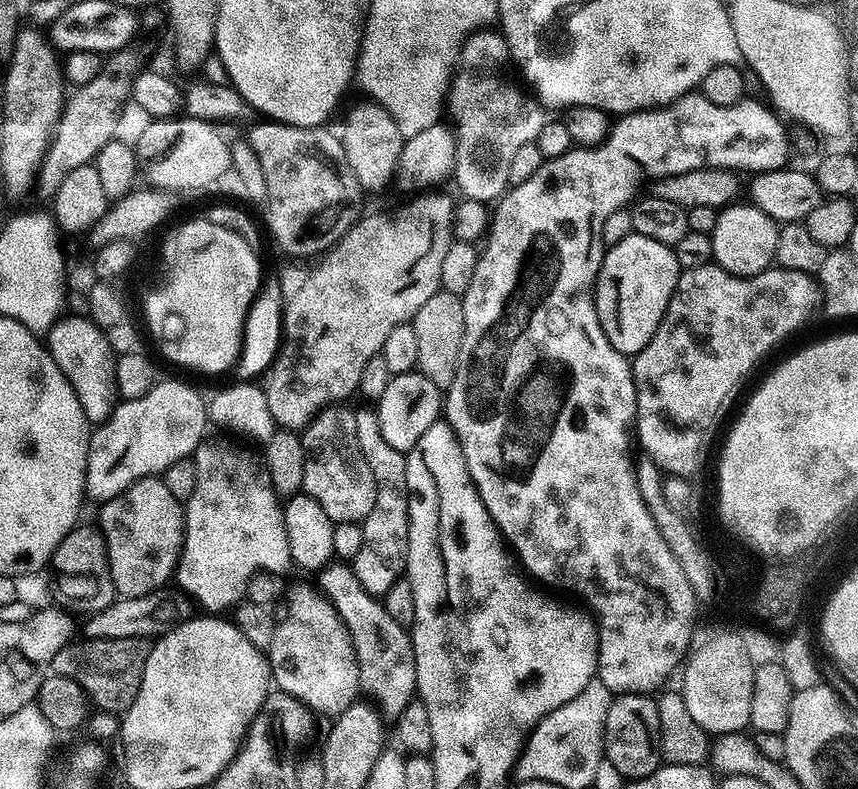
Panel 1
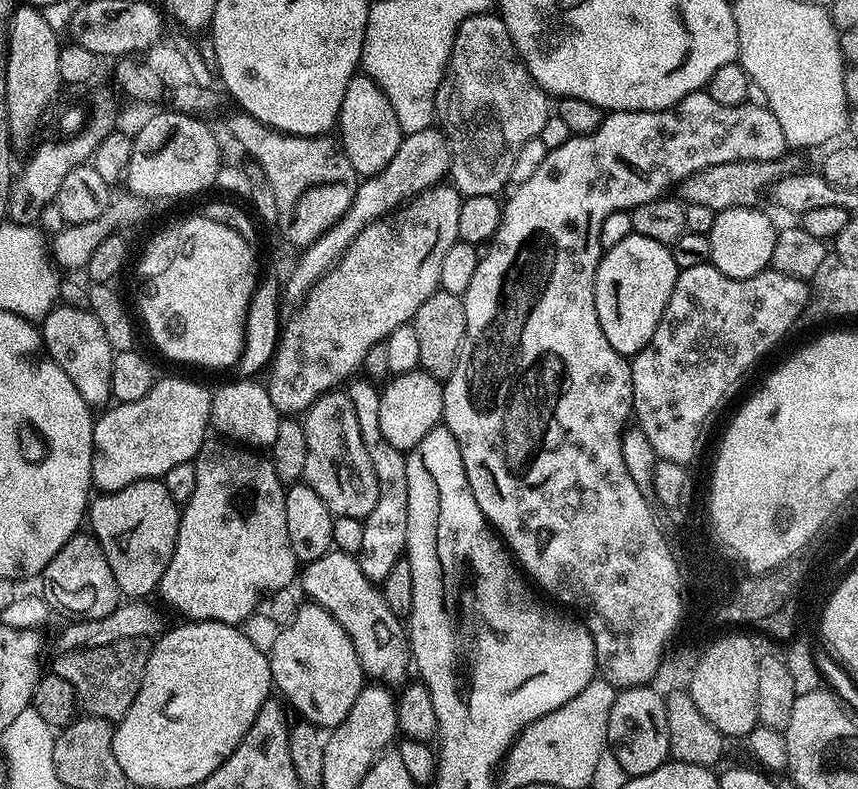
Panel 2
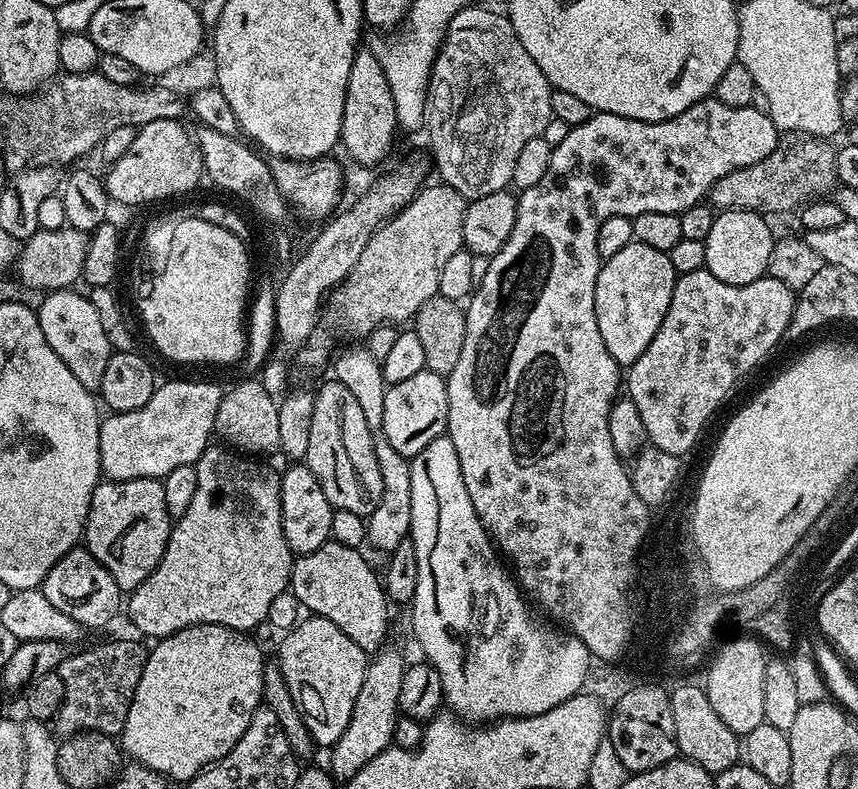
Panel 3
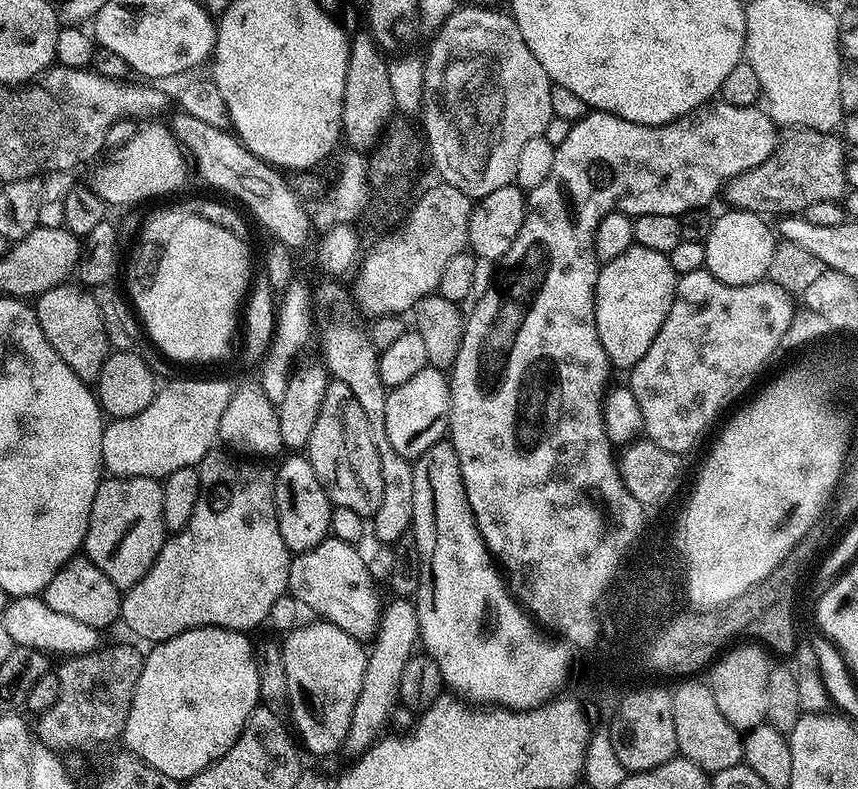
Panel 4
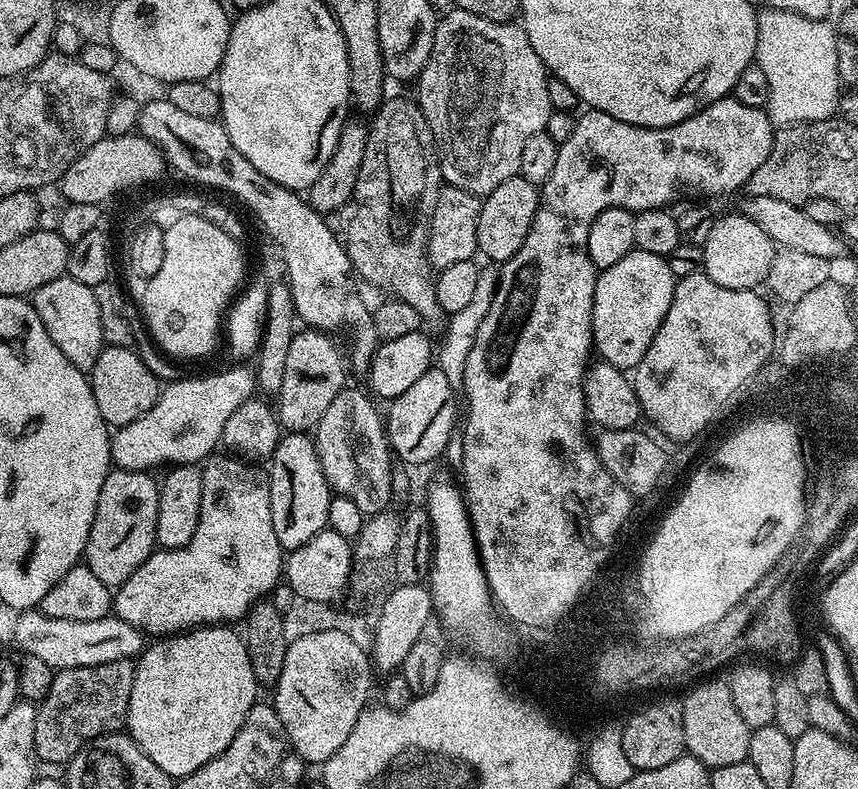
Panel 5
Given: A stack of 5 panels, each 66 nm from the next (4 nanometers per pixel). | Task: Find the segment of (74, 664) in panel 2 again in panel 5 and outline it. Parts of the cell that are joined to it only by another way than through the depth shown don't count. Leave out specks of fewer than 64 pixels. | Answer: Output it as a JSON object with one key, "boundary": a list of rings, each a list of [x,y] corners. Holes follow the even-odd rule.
{"boundary":[[[132,660],[59,669],[52,677],[50,690],[36,709],[34,750],[37,761],[67,765],[72,755],[94,738],[121,731],[128,723],[130,690],[134,690],[135,677],[136,664]]]}

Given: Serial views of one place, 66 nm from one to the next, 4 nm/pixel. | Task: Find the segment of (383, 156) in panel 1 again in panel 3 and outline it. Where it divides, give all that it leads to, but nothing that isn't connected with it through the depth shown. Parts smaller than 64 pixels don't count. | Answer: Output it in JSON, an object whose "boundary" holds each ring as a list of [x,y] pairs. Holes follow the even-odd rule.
{"boundary":[[[361,46],[356,49],[354,54],[354,62],[350,66],[350,78],[346,82],[346,106],[342,110],[342,130],[340,131],[340,144],[345,148],[354,159],[360,164],[376,164],[388,151],[392,148],[392,139],[398,133],[398,125],[396,122],[396,107],[394,106],[394,94],[390,94],[390,82],[386,82],[386,72],[382,70],[382,62],[378,62],[378,58],[372,53],[371,47]]]}

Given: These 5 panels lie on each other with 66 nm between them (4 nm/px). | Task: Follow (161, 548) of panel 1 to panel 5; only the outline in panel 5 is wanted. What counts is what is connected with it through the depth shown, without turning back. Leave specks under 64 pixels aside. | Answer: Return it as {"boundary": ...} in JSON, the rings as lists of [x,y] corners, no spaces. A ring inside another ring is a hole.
{"boundary":[[[113,467],[102,482],[102,494],[98,494],[98,510],[94,510],[94,522],[90,526],[88,541],[84,547],[83,563],[110,589],[117,589],[146,558],[157,551],[156,527],[158,526],[158,498],[160,486],[151,471],[139,472]]]}

